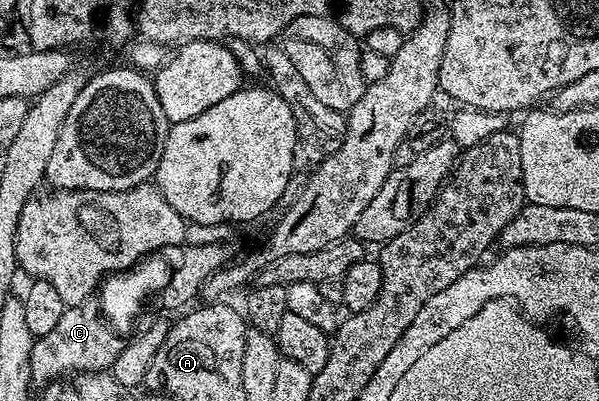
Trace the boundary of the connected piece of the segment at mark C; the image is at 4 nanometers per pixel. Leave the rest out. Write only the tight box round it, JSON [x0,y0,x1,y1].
[32,299,124,382]

